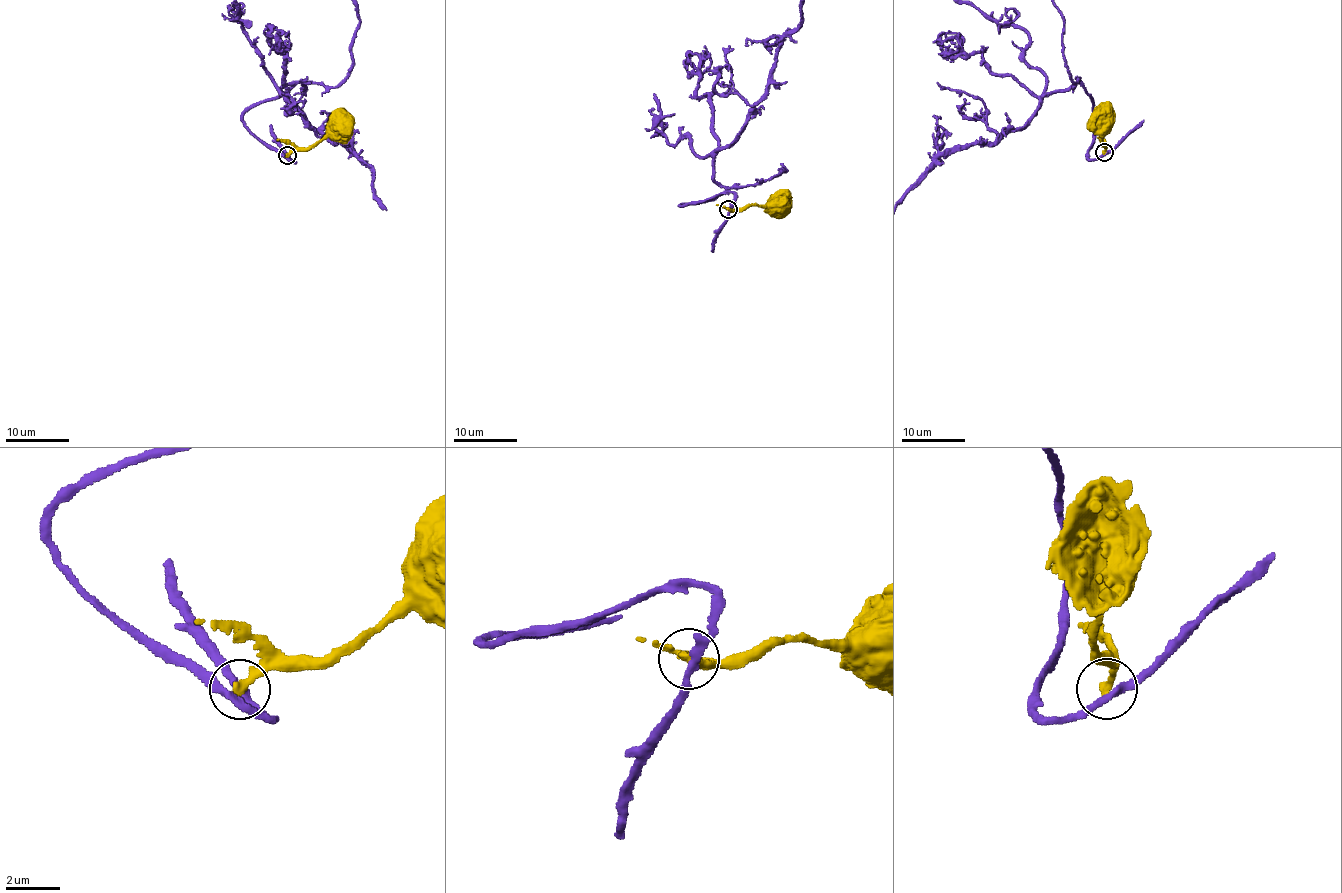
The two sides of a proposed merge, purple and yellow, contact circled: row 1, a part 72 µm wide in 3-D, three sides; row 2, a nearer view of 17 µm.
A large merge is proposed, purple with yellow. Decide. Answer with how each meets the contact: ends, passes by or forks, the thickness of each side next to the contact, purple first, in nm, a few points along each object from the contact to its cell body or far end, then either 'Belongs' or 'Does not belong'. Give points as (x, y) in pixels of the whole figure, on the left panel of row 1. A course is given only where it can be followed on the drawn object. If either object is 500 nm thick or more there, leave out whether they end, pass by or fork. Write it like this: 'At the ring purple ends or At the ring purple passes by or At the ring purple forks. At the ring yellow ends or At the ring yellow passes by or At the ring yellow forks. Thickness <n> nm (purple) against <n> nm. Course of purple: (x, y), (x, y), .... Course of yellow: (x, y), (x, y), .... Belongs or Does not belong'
At the ring purple passes by. At the ring yellow ends. Thickness 280 nm (purple) against 280 nm. Course of yellow: (287, 156), (313, 146), (335, 123), (345, 119), (344, 122). Does not belong

